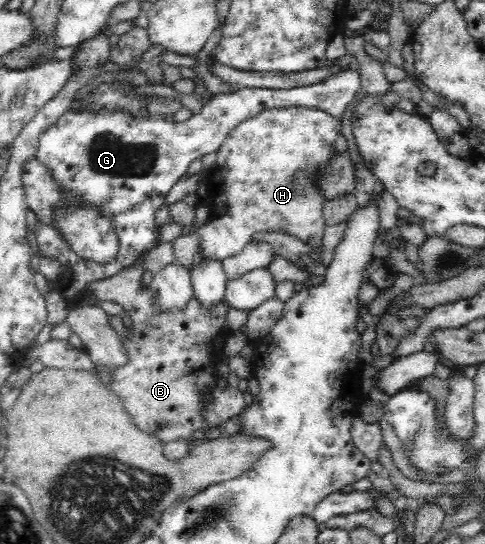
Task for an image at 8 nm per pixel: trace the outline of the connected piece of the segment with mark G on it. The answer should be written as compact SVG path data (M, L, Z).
M353 62L351 67L339 69L320 83L309 86L279 90L238 88L226 94L211 94L199 113L192 113L185 122L176 125L162 118L147 120L122 112L81 114L67 111L39 138L36 159L51 170L51 177L55 177L63 189L75 197L76 202L86 202L110 213L119 236L120 252L115 262L105 265L77 258L51 226L39 225L38 222L35 235L40 255L56 258L63 267L63 273L53 289L74 307L73 293L76 290L86 292L87 284L119 274L135 264L143 252L154 249L159 236L159 228L154 225L154 214L162 206L163 197L183 177L193 160L217 152L229 132L243 120L255 118L265 110L293 106L322 110L333 118L341 119L359 88L361 75Z

